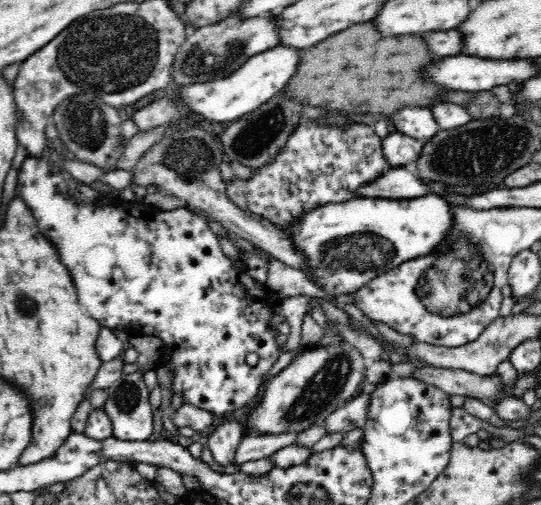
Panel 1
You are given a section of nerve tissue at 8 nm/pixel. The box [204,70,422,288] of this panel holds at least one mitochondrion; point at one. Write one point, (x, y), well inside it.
(359, 252)

